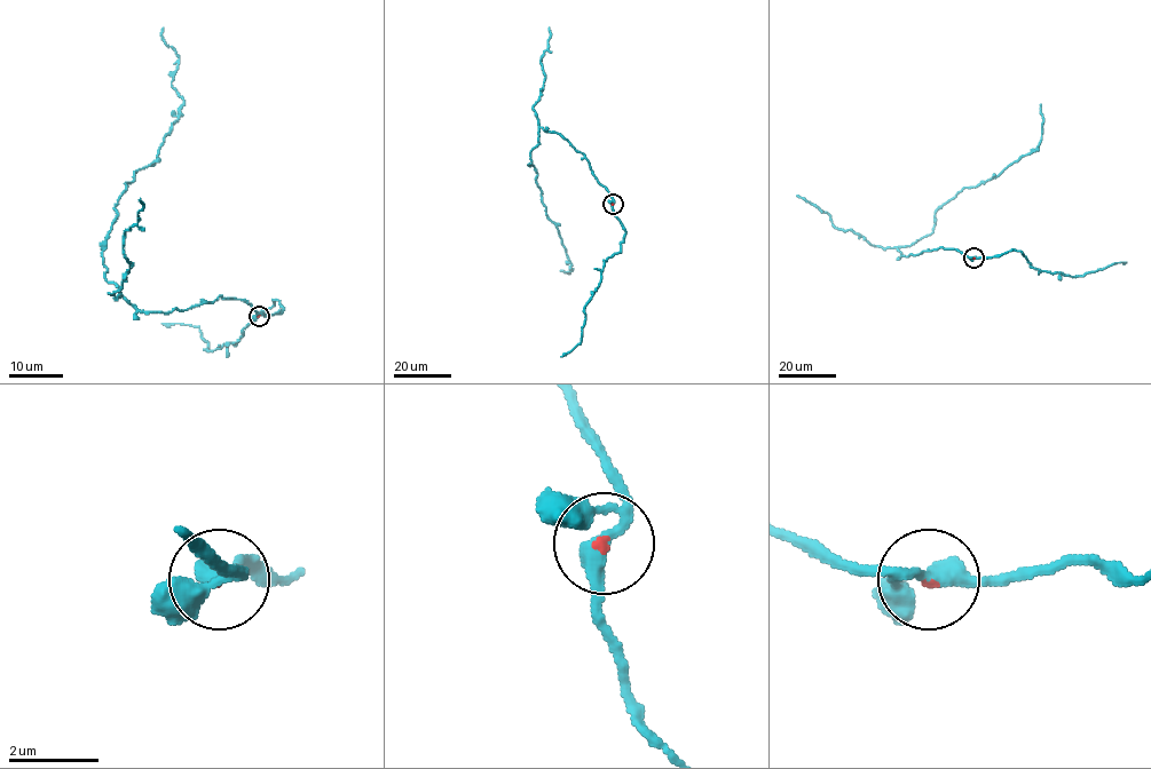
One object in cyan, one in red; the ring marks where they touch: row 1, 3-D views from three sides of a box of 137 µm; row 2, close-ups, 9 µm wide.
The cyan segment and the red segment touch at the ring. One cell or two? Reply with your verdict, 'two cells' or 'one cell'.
one cell

